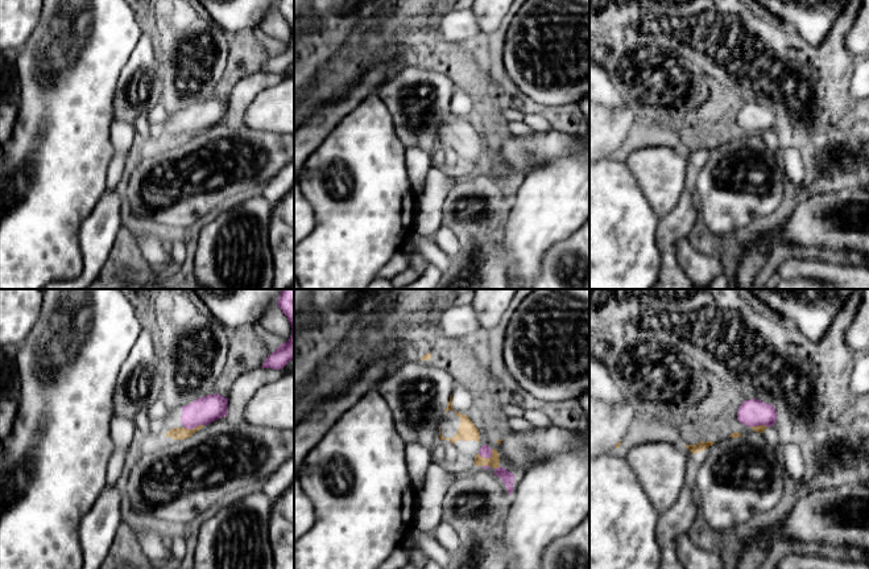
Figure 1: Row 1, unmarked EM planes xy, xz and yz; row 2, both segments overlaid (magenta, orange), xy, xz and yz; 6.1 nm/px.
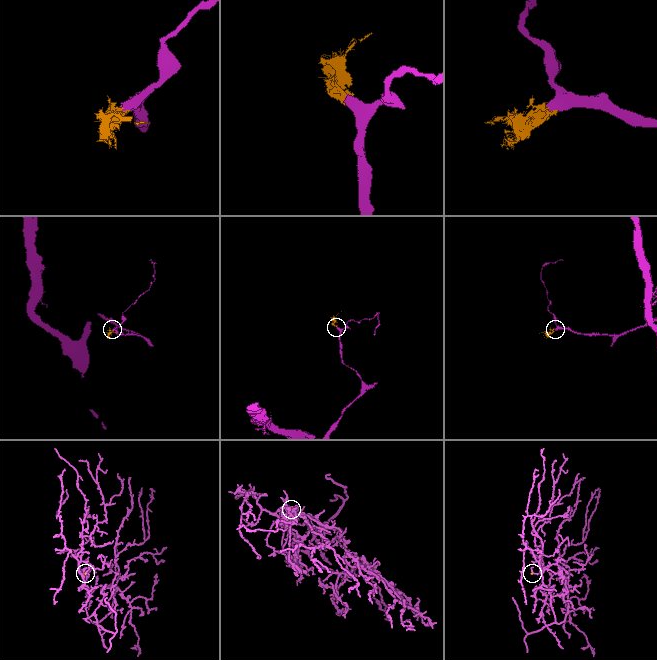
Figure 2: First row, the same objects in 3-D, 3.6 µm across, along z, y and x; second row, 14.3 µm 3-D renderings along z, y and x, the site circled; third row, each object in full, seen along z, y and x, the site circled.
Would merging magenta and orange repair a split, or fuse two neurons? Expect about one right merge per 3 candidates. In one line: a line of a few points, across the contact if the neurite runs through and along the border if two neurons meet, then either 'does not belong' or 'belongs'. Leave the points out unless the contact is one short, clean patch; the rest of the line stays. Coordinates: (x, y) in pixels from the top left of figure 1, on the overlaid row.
line xy (203, 411), (193, 421), (193, 428), (176, 433); belongs

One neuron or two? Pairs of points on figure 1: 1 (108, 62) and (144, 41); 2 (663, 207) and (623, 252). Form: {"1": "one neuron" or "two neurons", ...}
{"1": "two neurons", "2": "two neurons"}

